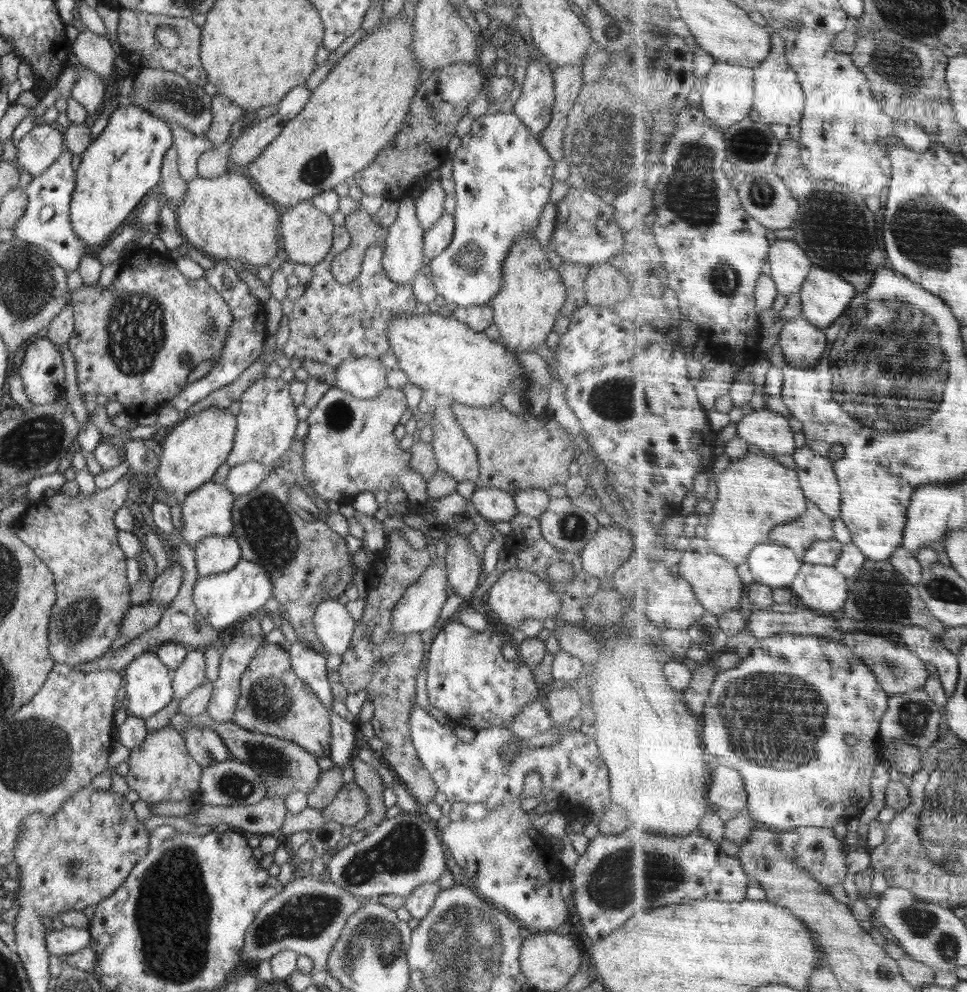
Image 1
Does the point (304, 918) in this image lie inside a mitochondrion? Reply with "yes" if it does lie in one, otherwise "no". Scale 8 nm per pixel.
yes

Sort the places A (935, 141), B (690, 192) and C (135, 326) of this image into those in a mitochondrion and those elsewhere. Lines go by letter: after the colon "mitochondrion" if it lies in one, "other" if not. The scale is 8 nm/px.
A: other
B: mitochondrion
C: mitochondrion

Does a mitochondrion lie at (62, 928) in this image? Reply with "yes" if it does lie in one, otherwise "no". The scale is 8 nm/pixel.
no

